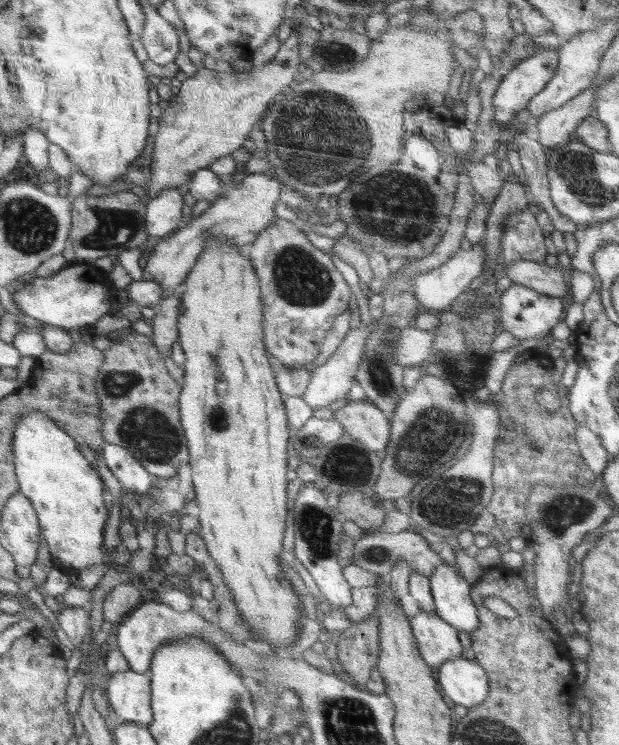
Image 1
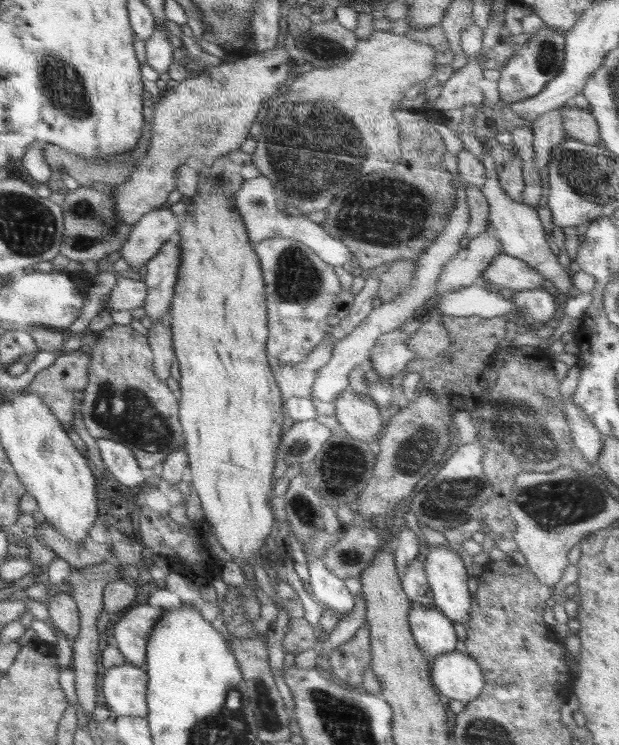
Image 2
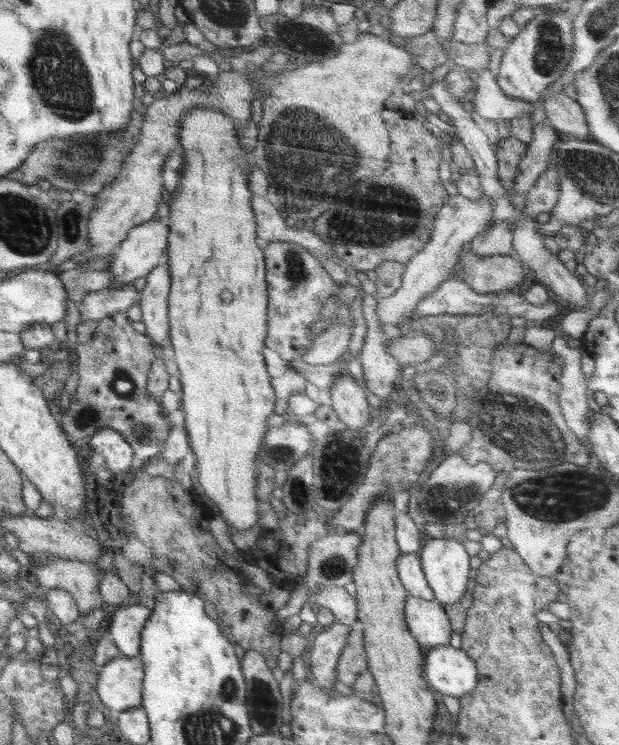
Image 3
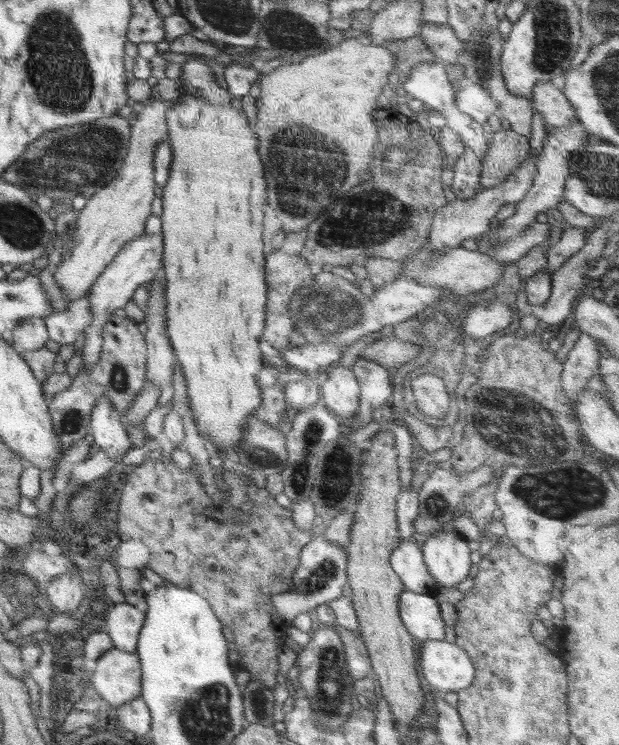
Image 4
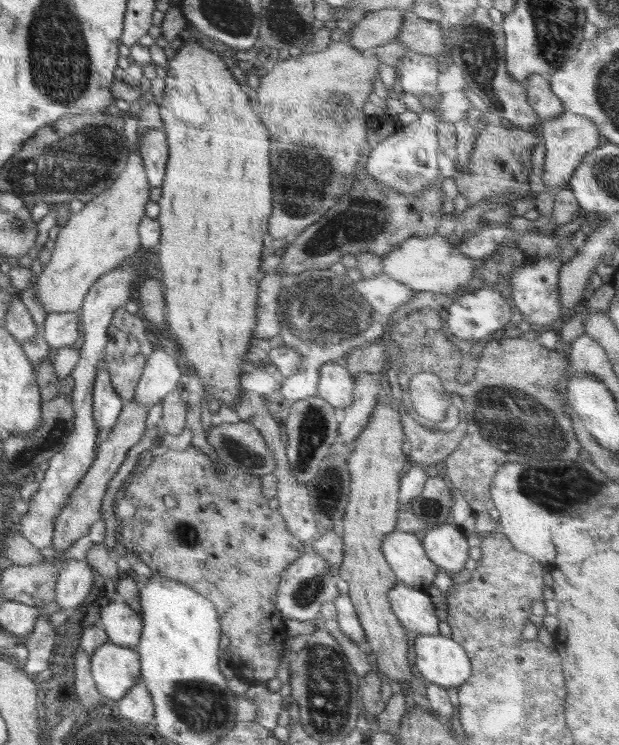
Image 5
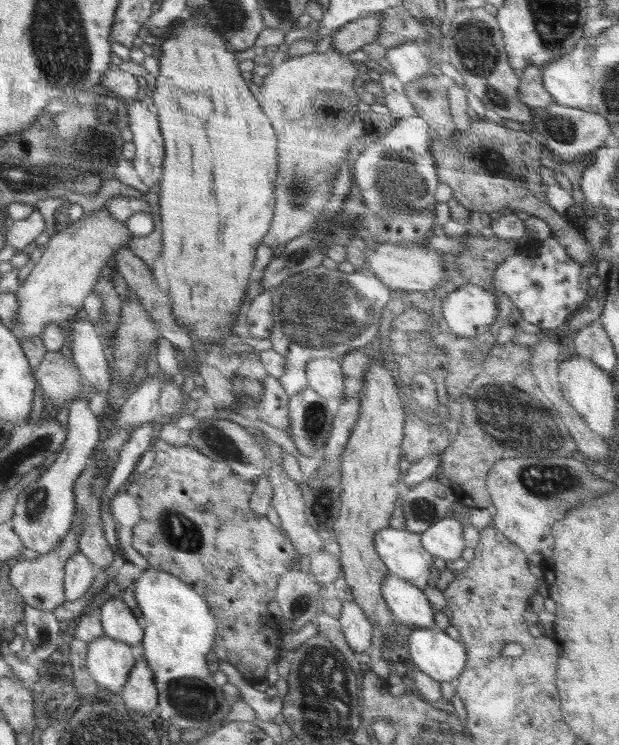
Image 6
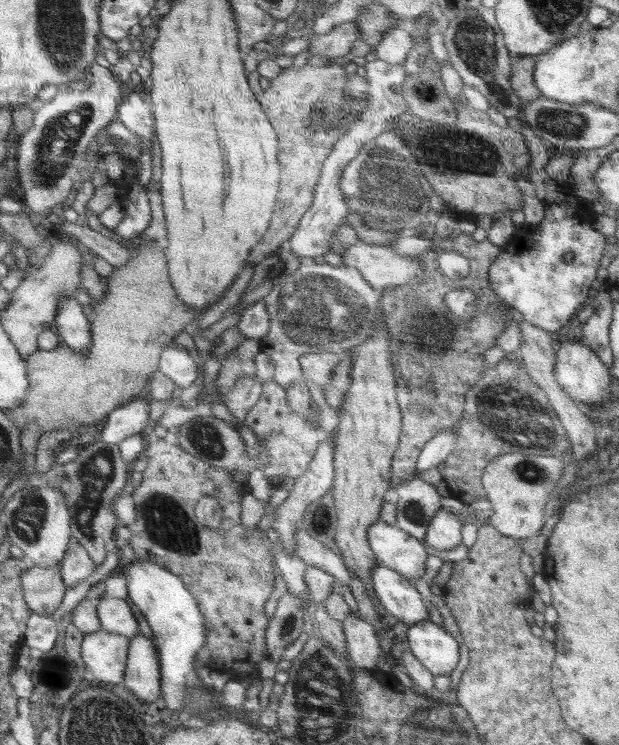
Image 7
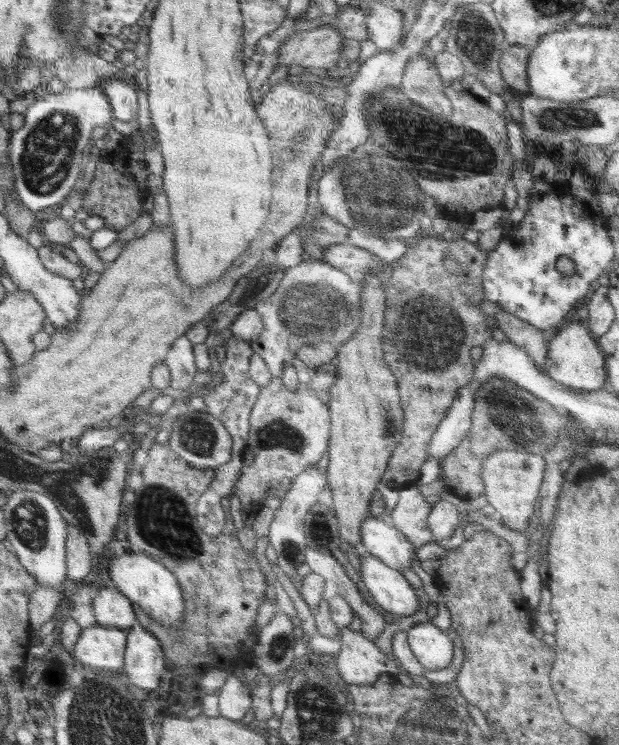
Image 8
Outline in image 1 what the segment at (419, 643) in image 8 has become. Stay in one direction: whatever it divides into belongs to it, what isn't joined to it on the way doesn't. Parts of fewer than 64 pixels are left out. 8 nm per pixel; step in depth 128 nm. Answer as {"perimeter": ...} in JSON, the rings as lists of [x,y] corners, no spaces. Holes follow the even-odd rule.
{"perimeter":[[[460,656],[444,662],[435,669],[435,678],[442,692],[467,709],[478,706],[488,698],[486,672],[473,660]]]}

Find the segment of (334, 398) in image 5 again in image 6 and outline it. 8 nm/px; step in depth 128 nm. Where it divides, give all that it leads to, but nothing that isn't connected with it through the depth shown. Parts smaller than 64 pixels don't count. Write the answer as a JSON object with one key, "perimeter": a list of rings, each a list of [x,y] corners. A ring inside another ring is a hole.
{"perimeter":[[[318,358],[306,366],[305,372],[308,386],[321,397],[344,398],[344,376],[336,359]]]}

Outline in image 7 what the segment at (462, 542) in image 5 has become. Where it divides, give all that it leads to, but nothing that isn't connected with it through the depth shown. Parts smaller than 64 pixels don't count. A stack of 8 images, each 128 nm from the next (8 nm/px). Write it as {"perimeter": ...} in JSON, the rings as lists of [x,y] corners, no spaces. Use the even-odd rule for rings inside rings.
{"perimeter":[[[442,508],[435,518],[428,524],[425,540],[426,544],[434,550],[452,550],[461,544],[460,528],[462,521],[457,514]]]}

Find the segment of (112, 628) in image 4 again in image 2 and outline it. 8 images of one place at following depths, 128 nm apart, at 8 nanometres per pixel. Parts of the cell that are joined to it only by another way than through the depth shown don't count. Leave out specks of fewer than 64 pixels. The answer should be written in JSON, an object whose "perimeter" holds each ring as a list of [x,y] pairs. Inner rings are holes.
{"perimeter":[[[150,603],[138,605],[128,609],[126,614],[121,614],[115,624],[114,636],[120,652],[128,663],[145,667],[146,644],[156,622],[164,614],[163,607],[155,607]]]}

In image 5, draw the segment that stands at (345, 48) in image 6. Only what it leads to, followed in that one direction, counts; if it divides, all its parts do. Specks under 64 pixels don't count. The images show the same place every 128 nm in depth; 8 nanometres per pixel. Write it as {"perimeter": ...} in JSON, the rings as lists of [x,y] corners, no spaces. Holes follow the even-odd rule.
{"perimeter":[[[394,7],[366,12],[362,20],[355,22],[353,30],[345,41],[363,52],[389,44],[395,41],[401,32],[405,11]]]}

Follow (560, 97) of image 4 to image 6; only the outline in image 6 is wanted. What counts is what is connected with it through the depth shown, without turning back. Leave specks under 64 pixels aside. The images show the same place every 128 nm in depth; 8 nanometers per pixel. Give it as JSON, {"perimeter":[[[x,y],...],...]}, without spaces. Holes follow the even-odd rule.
{"perimeter":[[[526,66],[524,70],[518,70],[517,74],[519,76],[520,102],[528,105],[532,110],[546,108],[555,103],[552,95],[544,89],[540,66]]]}

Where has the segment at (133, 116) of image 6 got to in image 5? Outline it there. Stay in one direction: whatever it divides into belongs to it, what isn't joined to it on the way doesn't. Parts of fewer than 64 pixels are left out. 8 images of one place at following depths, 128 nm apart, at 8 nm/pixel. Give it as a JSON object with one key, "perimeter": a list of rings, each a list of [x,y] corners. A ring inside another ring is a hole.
{"perimeter":[[[163,128],[148,130],[138,144],[138,151],[146,167],[146,178],[150,186],[162,186],[169,154],[167,136]]]}

